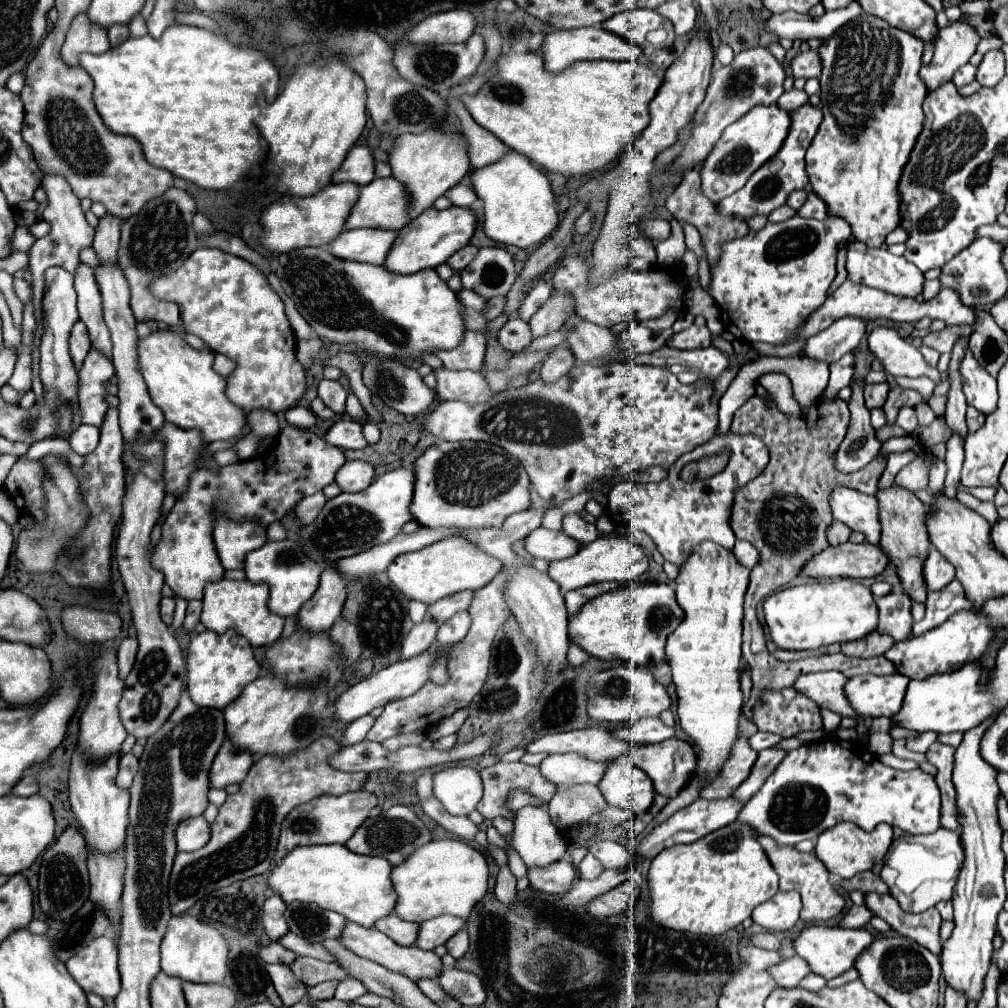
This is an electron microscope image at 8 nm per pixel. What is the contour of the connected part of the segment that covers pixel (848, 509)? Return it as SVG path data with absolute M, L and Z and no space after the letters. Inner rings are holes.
M835 488L831 494L833 518L847 524L853 532L863 532L869 544L879 546L881 522L877 496L865 496L857 490Z

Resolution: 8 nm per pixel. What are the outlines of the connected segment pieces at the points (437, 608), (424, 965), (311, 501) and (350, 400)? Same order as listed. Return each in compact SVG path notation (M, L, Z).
M463 590L463 592L457 592L453 596L447 596L447 598L441 598L437 600L435 604L429 606L429 616L433 616L437 622L445 622L449 620L451 616L455 616L457 612L461 610L467 610L471 606L471 600L473 600L473 592L471 590Z
M349 922L349 924L345 926L345 932L341 934L339 940L345 942L345 946L347 946L351 952L355 952L357 956L367 958L367 960L373 960L373 962L381 964L383 968L387 968L389 972L403 974L403 976L407 976L407 978L413 980L413 982L419 982L419 980L423 980L423 978L437 980L439 974L443 972L441 958L439 958L435 952L425 952L425 950L419 950L419 948L415 948L415 946L399 946L399 944L395 944L393 940L389 940L383 932L377 932L375 928L363 928L363 926L359 926L359 924Z
M317 492L313 496L307 496L305 500L301 500L297 506L295 506L295 512L301 520L301 524L309 524L315 520L315 516L321 512L321 508L325 506L327 498L323 492Z
M349 388L349 396L347 396L347 410L345 410L351 418L359 418L359 416L365 416L365 410L359 402L359 398L355 396L355 392Z

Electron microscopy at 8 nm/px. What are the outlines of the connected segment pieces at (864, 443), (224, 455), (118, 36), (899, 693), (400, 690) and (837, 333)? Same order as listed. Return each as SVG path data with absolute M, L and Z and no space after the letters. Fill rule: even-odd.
M863 382L851 384L853 396L849 402L851 424L849 434L837 450L837 470L851 474L865 468L881 448L881 442L875 438L875 430L869 424L869 410L863 402Z
M233 448L219 451L214 454L214 460L218 466L226 466L238 460L237 454Z
M117 24L117 26L109 28L107 36L109 36L111 48L115 48L115 46L119 46L121 42L125 42L125 40L129 38L129 28L127 28L127 26L119 26L119 24Z
M863 674L853 676L845 684L845 696L851 704L851 708L859 716L895 716L901 708L905 688L909 684L907 676L901 674L887 674L887 676L875 676L875 674Z
M423 652L423 654L415 656L415 658L391 664L389 668L385 668L385 670L381 670L381 672L369 676L369 678L363 678L361 682L347 688L335 700L333 718L339 720L339 722L345 722L345 724L351 724L353 720L369 714L377 706L385 706L387 702L393 702L393 700L399 700L399 698L405 698L405 696L417 692L429 680L429 664L431 664L431 652Z
M841 318L833 322L829 328L819 332L817 336L811 336L805 340L803 350L799 352L801 358L813 358L823 360L827 364L837 362L841 356L857 348L865 334L865 322L857 318Z

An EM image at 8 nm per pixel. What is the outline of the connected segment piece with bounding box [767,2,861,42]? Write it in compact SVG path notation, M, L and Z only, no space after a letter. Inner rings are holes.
M853 2L851 8L825 12L819 18L813 18L809 14L799 14L799 12L783 12L783 14L773 14L767 20L767 30L777 34L779 38L789 38L793 42L803 42L811 38L829 40L833 32L837 32L837 28L845 26L859 14L861 14L861 8L857 2Z

